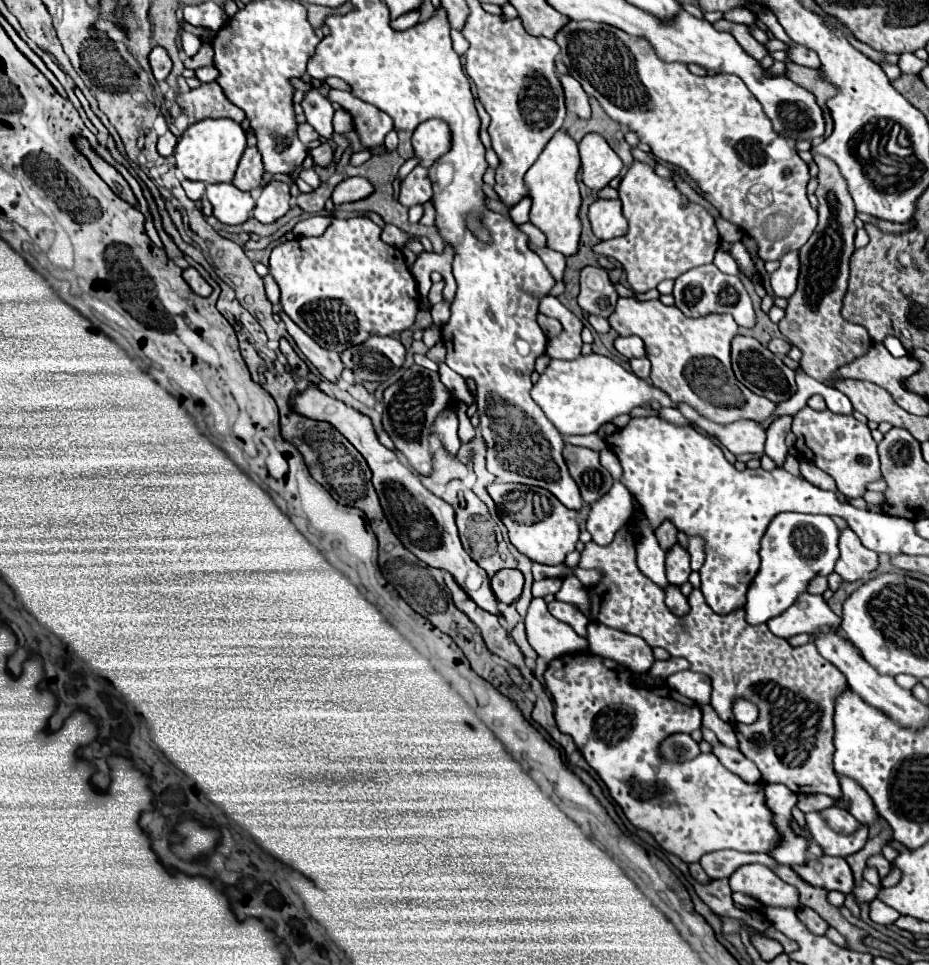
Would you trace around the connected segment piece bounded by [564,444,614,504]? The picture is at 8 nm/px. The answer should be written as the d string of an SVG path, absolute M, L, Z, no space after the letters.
M564 446L564 460L570 470L570 476L580 488L582 500L586 504L594 504L600 500L614 482L610 472L600 464L598 452L590 448L578 448L578 446Z

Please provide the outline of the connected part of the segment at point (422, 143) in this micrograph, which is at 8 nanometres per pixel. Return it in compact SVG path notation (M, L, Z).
M426 120L414 130L412 144L420 164L428 168L450 150L450 126L444 120Z

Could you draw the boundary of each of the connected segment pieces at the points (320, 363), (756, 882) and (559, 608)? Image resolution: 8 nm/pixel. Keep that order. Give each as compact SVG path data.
M282 314L282 322L286 324L290 336L294 338L294 342L298 344L298 348L302 350L302 354L320 370L320 374L324 378L328 378L330 382L336 382L342 376L344 364L340 360L338 354L334 354L332 350L322 348L318 342L314 342L306 332L302 332L286 314Z
M746 864L730 876L730 888L734 892L744 892L754 896L762 904L798 908L798 890L790 884L784 884L768 866L764 864Z
M554 600L554 602L548 604L548 610L550 610L550 614L554 618L570 624L576 632L580 632L580 636L586 638L586 624L588 624L588 620L586 620L586 616L578 608L574 608L572 604L564 604L564 602Z

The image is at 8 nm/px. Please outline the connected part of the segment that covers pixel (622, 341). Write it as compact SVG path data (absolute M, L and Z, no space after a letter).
M620 336L620 338L616 338L614 348L616 348L622 356L626 356L628 360L630 360L630 358L642 358L642 356L646 356L646 352L644 352L644 342L642 342L638 336Z

